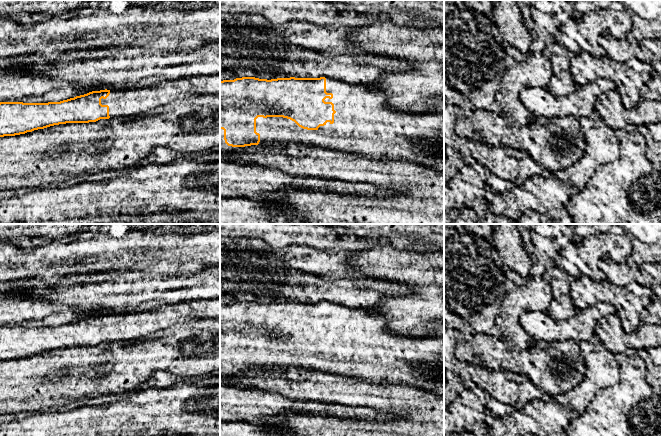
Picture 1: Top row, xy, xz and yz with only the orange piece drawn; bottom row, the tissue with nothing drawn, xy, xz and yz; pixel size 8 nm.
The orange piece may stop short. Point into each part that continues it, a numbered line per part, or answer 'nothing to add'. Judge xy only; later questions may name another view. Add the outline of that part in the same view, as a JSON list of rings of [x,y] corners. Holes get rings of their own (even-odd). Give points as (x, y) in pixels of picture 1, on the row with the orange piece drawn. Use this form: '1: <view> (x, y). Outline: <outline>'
1: xy (129, 102). Outline: [[[220,74],[192,76],[162,81],[152,86],[110,89],[102,105],[109,106],[109,116],[127,118],[143,115],[176,100],[193,96],[220,95]]]

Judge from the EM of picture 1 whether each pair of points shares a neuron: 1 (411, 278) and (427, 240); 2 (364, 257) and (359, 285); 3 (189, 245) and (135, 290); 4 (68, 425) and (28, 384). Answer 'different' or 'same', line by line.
1: different
2: different
3: different
4: different

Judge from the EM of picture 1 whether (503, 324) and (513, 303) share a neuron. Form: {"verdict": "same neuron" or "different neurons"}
{"verdict": "same neuron"}

